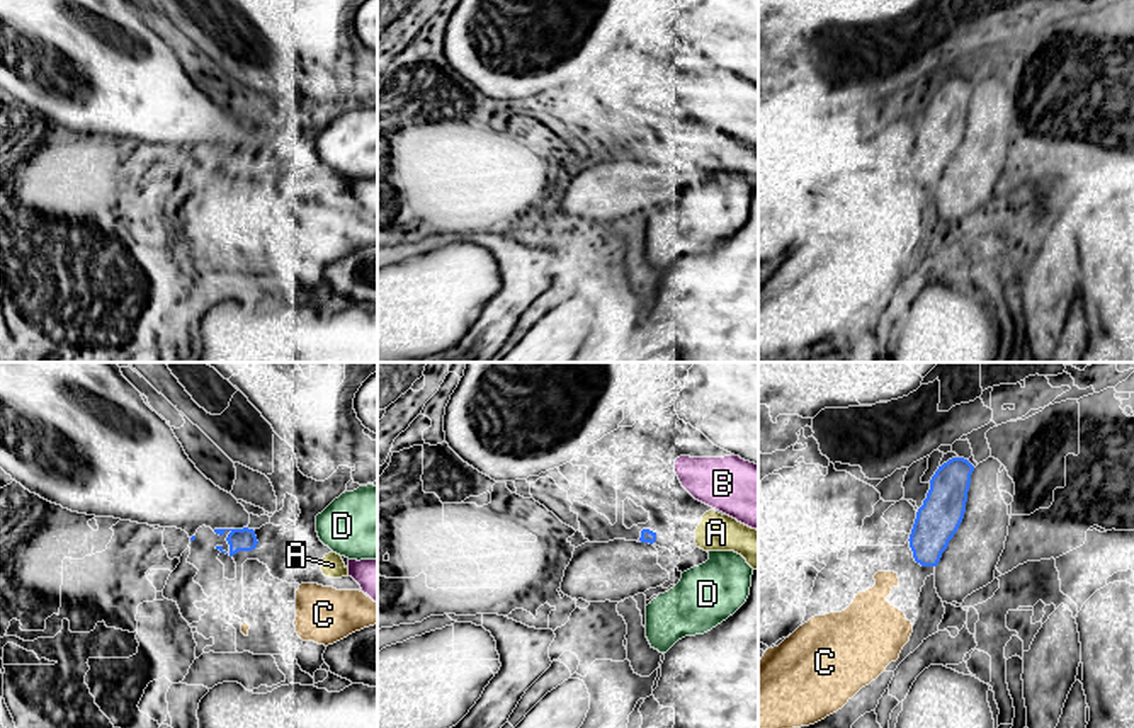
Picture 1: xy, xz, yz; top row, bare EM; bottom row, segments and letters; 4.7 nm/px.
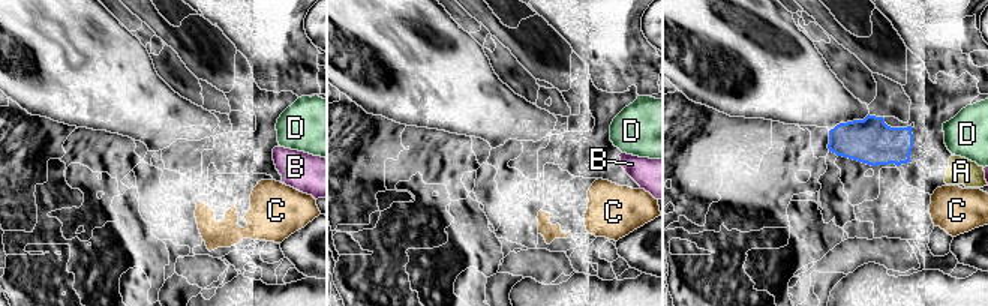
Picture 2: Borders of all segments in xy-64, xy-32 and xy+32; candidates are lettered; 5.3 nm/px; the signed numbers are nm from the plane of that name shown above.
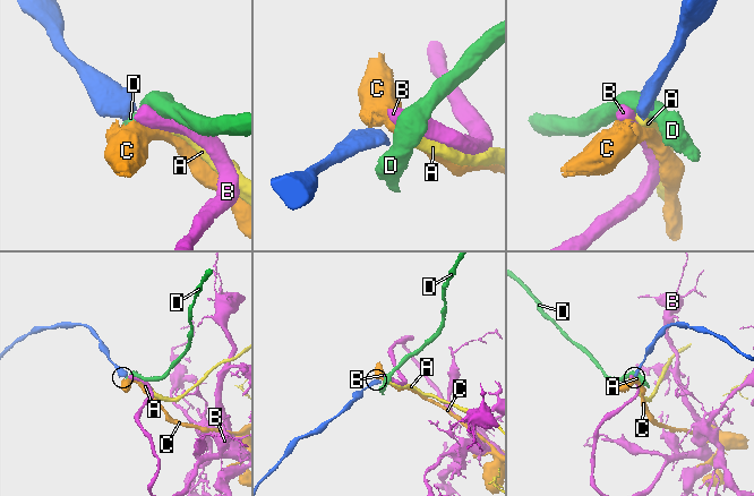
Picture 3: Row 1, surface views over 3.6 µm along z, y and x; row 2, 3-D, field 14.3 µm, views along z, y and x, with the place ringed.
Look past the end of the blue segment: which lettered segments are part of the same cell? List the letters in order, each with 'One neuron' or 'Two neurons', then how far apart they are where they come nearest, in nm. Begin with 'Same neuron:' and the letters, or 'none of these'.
Same neuron: A
A: One neuron. Distance 190 nm
B: Two neurons. Distance 240 nm
C: Two neurons. Distance 110 nm
D: Two neurons. Distance 200 nm

